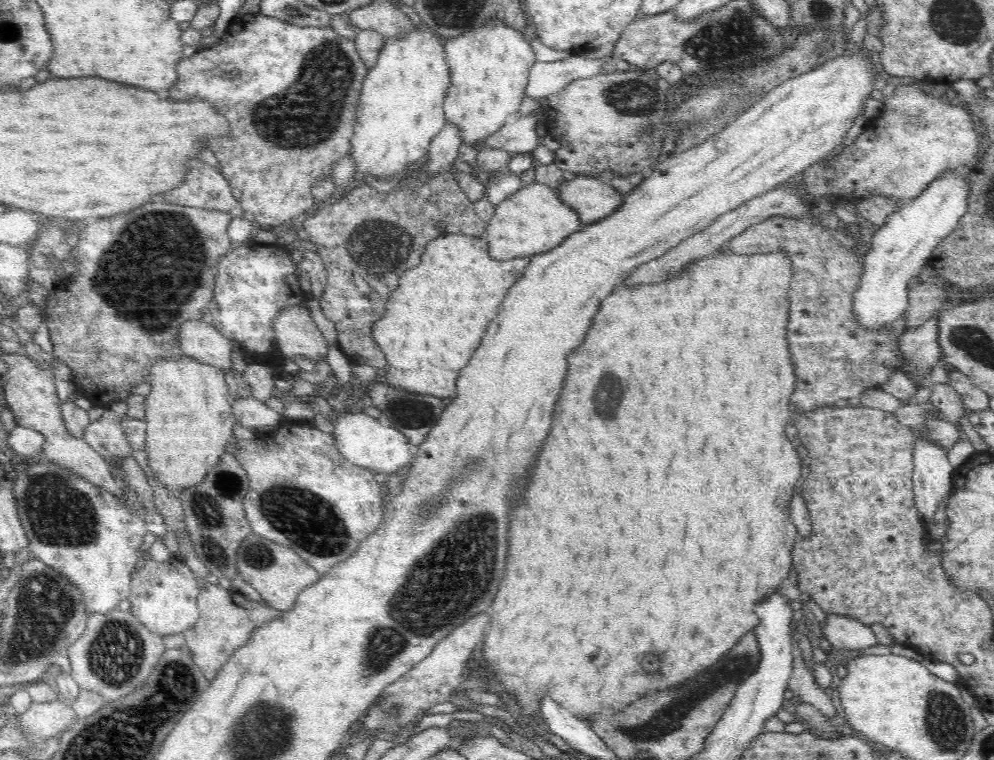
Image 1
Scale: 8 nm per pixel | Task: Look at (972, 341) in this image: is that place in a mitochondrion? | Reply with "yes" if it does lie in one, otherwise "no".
yes

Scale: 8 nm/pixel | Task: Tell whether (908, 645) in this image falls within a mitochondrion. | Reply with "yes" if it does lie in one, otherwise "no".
no

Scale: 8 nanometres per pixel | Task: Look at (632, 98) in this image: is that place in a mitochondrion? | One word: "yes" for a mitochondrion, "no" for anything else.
yes

